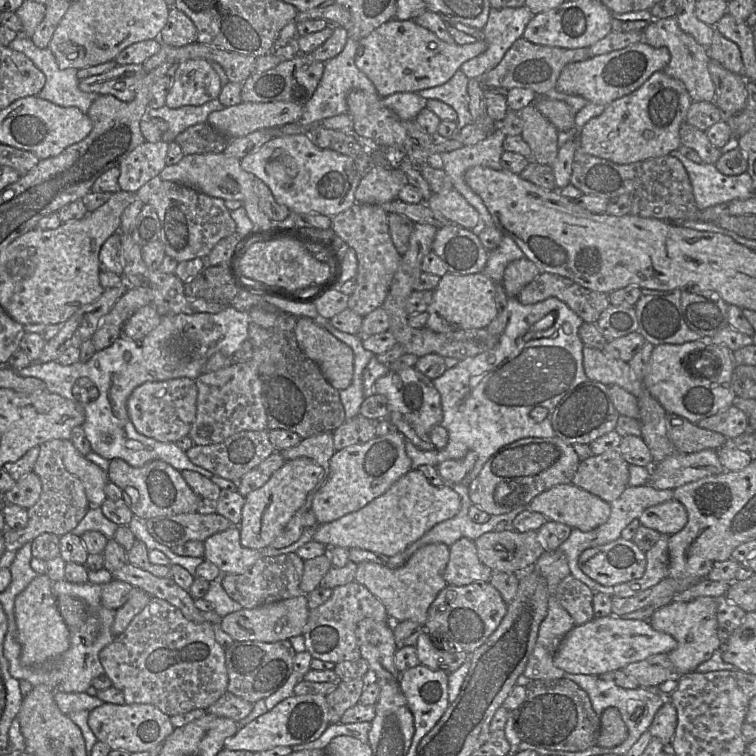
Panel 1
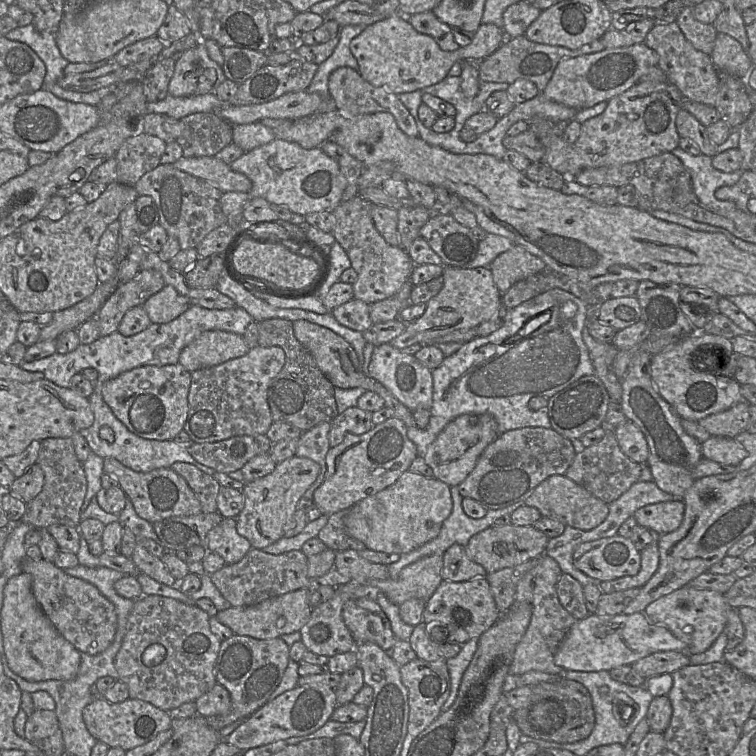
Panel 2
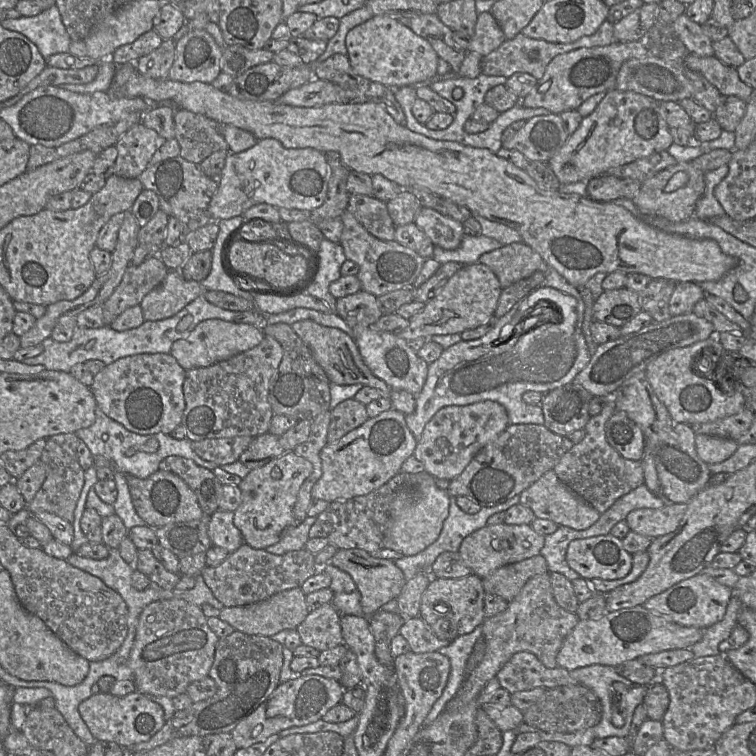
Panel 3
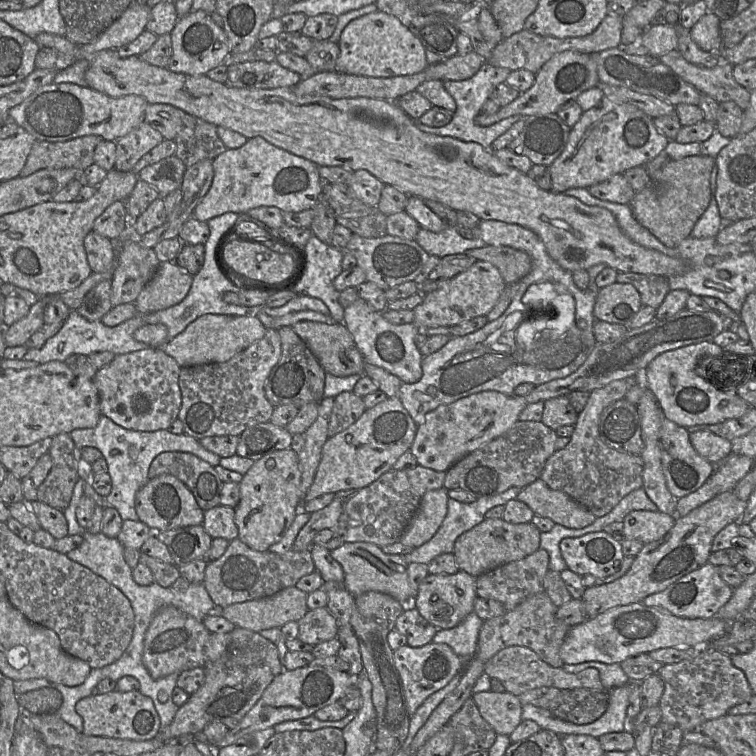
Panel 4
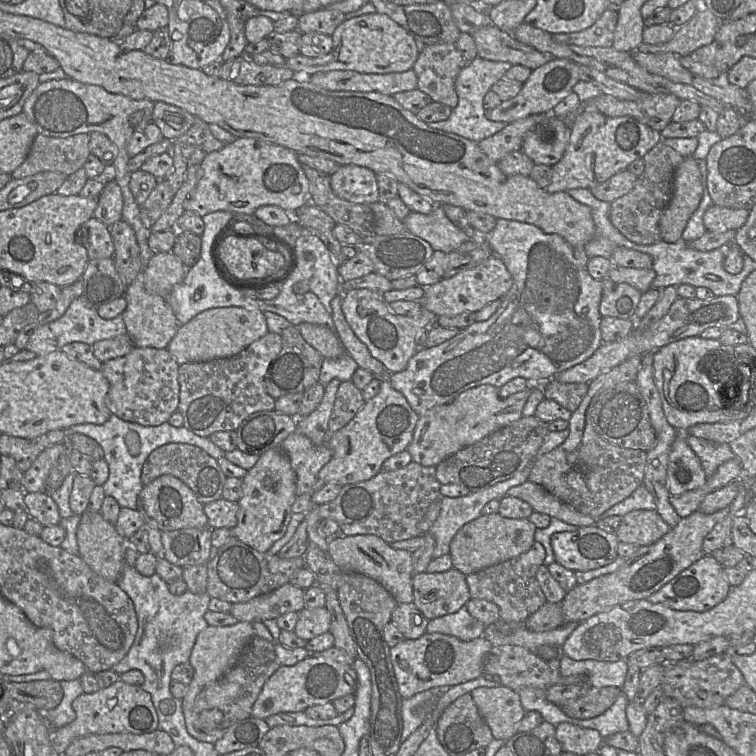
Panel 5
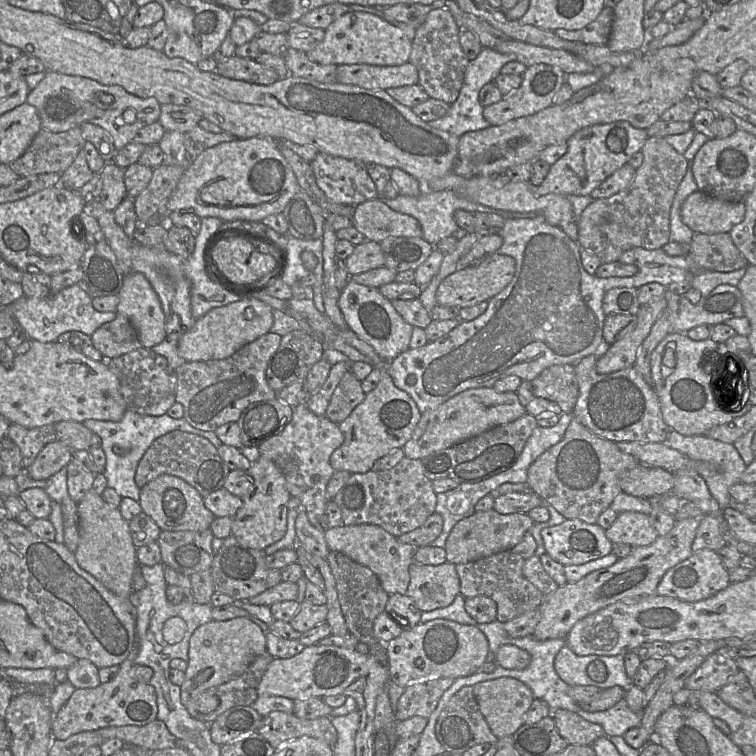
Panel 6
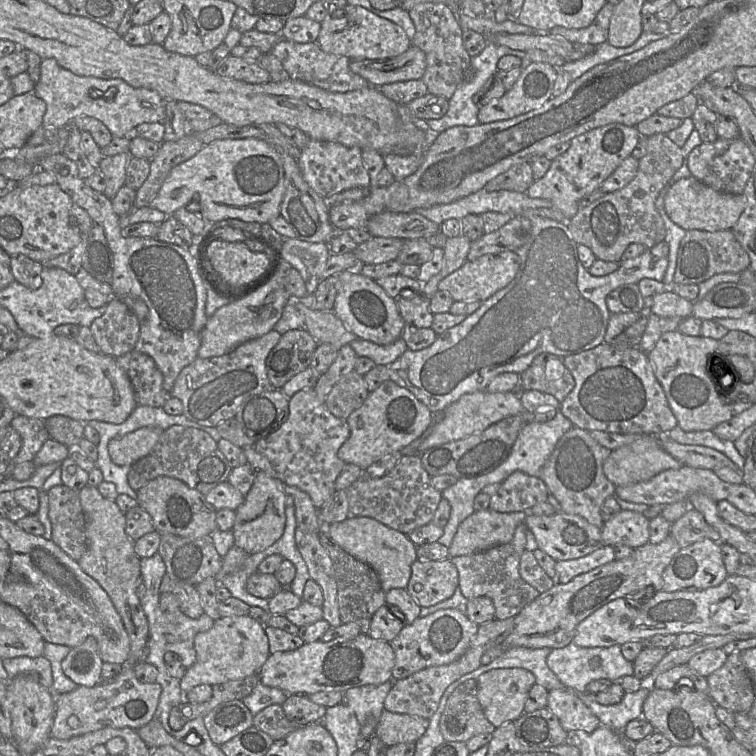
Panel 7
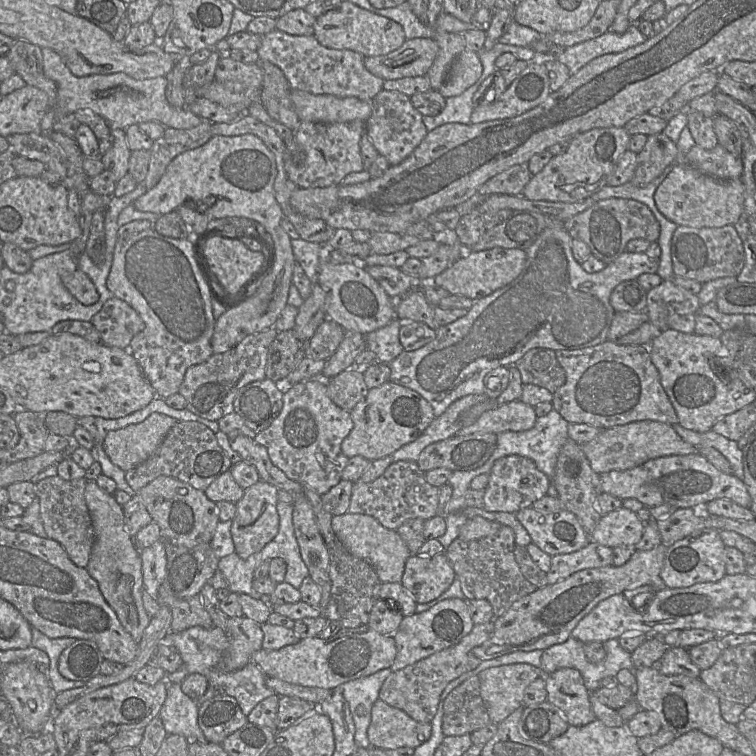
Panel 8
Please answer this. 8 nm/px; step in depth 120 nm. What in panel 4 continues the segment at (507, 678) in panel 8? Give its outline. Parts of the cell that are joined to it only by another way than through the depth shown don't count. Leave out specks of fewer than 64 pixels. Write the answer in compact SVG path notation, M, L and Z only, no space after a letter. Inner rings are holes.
M507 691L478 692L472 698L481 716L496 734L509 736L522 721L522 704L517 696Z

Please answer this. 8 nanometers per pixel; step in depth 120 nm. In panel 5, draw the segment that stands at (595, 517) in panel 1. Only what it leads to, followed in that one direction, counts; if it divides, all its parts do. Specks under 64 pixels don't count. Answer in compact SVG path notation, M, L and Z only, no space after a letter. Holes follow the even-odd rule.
M529 480L519 486L510 488L506 496L519 498L530 504L535 512L547 514L551 518L555 517L570 525L585 527L593 526L596 522L590 516L577 512L540 485Z

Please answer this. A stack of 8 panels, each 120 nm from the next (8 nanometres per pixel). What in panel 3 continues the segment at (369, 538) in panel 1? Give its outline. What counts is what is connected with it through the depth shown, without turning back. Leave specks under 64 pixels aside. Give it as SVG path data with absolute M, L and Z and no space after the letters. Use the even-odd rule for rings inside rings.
M426 471L418 472L417 489L410 494L399 494L391 504L389 518L383 532L382 548L412 556L430 546L440 535L443 522L449 514L447 491L435 484L434 478Z

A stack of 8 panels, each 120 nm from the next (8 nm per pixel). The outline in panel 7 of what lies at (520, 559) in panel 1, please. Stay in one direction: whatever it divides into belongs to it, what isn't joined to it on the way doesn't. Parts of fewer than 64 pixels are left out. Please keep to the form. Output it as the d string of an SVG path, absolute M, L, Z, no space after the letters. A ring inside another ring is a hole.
M474 511L459 524L448 548L449 558L474 554L511 542L515 529L524 523L526 516L524 511Z

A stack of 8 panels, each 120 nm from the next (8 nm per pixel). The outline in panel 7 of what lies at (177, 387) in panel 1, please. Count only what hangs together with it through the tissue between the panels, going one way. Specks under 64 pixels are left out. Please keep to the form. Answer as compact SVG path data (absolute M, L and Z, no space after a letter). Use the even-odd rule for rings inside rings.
M132 350L115 359L132 384L137 405L165 405L171 393L164 389L163 375L150 356Z

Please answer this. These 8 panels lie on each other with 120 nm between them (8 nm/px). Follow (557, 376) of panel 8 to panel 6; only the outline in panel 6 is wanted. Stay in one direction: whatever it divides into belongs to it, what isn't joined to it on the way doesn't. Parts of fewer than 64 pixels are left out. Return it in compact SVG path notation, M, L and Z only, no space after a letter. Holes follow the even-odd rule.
M553 365L531 381L534 397L558 404L564 413L571 414L579 394L574 365Z

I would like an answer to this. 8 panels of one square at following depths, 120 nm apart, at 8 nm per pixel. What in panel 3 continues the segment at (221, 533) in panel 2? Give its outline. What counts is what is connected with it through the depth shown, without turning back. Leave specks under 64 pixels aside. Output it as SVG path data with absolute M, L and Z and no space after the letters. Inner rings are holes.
M221 509L208 518L208 537L213 546L223 548L228 553L244 543L241 531L234 525L234 512Z

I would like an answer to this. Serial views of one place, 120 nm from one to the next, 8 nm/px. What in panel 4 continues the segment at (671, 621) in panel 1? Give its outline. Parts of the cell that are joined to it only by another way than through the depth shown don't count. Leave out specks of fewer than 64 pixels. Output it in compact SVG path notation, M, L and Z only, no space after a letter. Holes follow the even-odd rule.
M707 562L679 578L665 590L645 597L642 602L649 607L663 608L678 617L689 619L712 618L729 601L733 591L734 588L720 577L716 566Z

